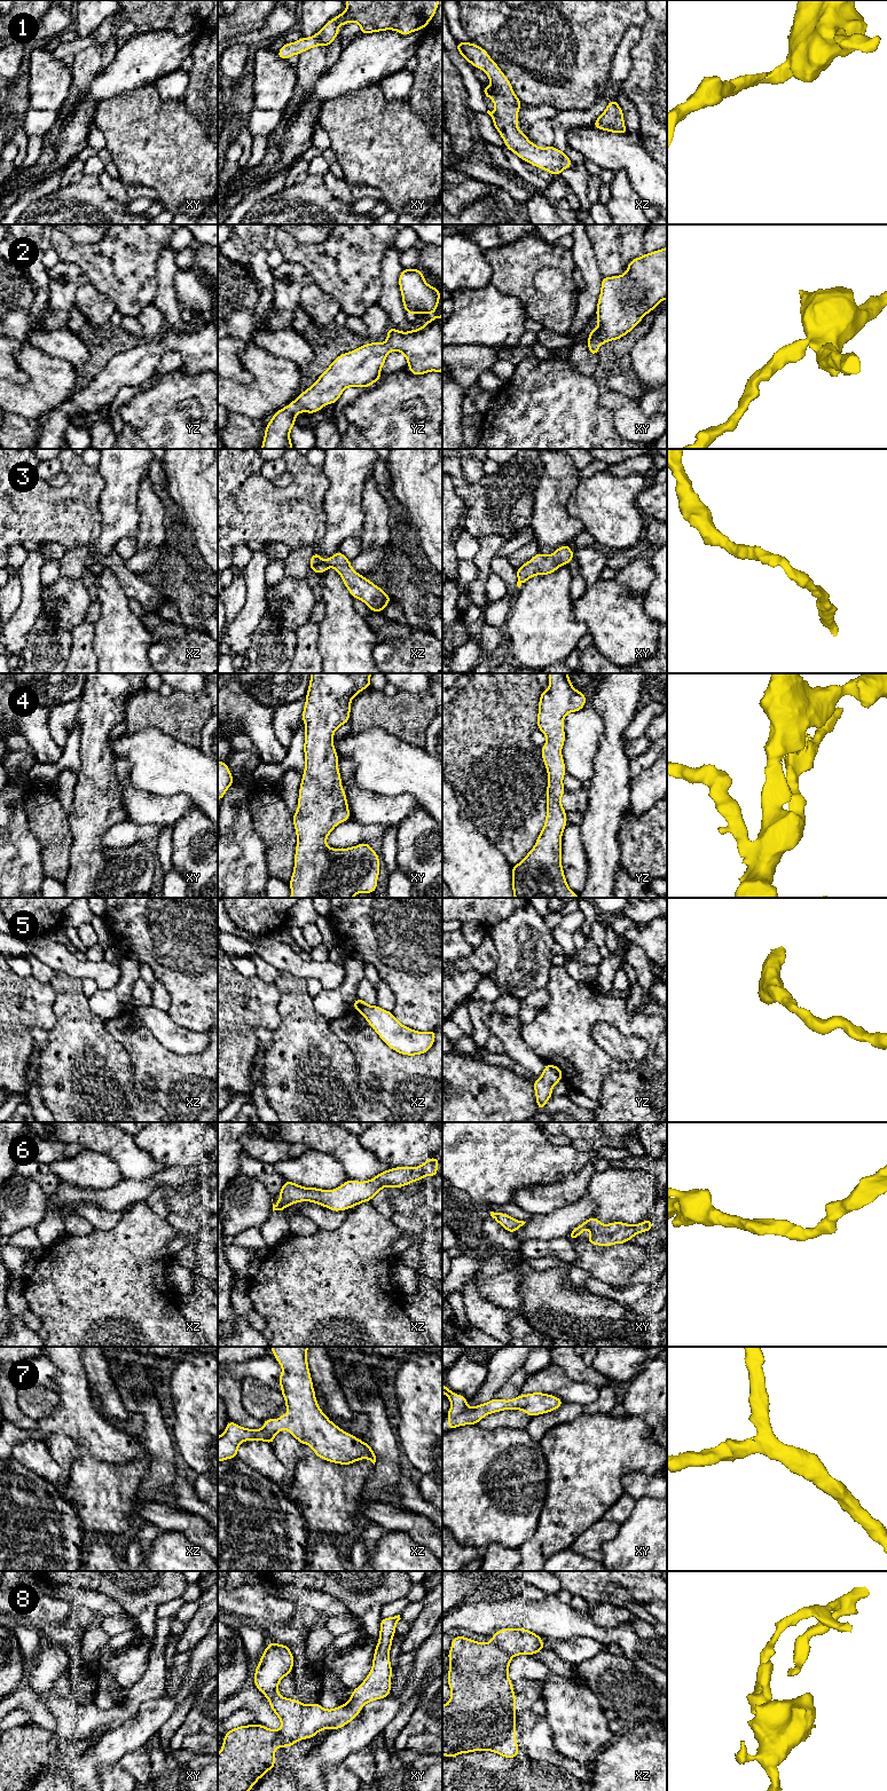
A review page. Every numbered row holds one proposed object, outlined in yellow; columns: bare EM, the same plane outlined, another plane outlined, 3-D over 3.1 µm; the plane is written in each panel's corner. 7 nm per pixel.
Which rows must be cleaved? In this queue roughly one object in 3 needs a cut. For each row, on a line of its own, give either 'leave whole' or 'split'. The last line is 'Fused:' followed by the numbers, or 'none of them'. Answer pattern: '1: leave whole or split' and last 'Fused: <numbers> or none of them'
1: leave whole
2: leave whole
3: leave whole
4: leave whole
5: leave whole
6: leave whole
7: leave whole
8: split
Fused: 8

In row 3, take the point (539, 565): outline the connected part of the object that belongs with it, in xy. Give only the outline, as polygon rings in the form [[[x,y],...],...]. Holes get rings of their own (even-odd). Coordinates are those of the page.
[[[567,544],[558,547],[551,555],[544,555],[539,552],[529,561],[516,569],[518,577],[517,586],[520,587],[523,583],[535,575],[555,573],[560,565],[567,566],[572,559],[574,559],[574,553]]]

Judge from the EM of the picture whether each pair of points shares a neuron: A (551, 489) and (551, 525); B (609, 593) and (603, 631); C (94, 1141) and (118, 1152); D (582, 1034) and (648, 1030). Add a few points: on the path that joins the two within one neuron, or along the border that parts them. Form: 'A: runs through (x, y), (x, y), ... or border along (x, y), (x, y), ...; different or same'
A: runs through (551, 498), (551, 515); same
B: runs through (609, 602), (609, 622); same
C: runs through (100, 1141), (107, 1141), (112, 1146); same
D: runs through (594, 1017), (618, 1016), (627, 1024), (630, 1024); same

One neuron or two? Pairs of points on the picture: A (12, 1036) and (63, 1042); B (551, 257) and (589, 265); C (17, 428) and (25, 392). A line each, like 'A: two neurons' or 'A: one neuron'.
A: two neurons
B: two neurons
C: two neurons

